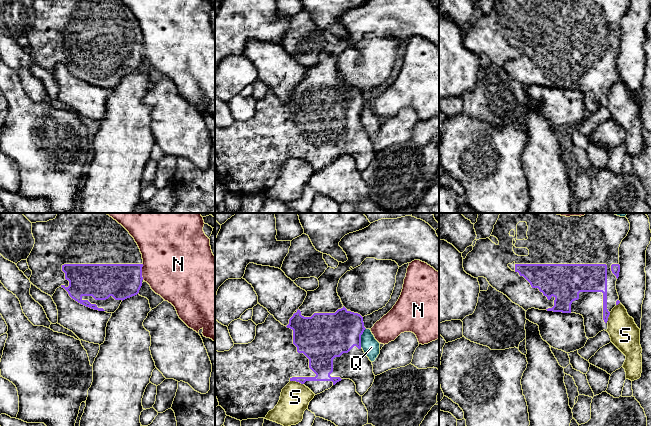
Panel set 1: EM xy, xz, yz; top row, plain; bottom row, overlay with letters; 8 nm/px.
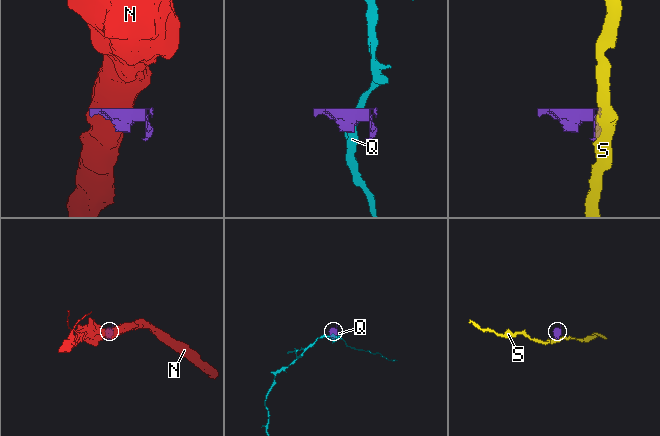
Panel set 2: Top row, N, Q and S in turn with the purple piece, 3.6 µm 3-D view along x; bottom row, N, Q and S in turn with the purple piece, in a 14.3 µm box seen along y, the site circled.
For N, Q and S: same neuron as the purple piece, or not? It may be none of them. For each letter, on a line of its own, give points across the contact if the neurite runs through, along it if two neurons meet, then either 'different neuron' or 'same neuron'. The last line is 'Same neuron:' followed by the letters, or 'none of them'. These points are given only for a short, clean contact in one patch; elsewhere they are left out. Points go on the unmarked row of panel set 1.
N: along xy (143, 40), (142, 55) | different neuron
Q: along xz (365, 104), (361, 111), (360, 123) | different neuron
S: different neuron
Same neuron: none of them

